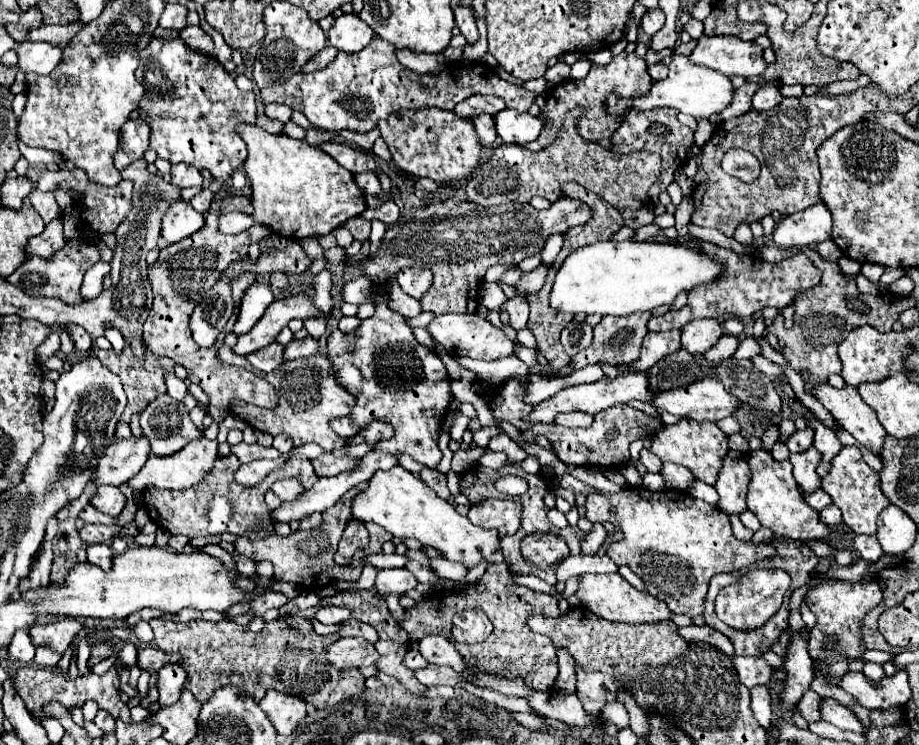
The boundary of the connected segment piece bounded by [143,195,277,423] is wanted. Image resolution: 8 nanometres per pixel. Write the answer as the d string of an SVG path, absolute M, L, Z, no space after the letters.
M243 195L227 197L223 201L213 201L209 211L205 211L205 225L195 235L161 249L159 259L149 267L149 279L153 287L153 307L143 325L143 339L151 353L171 357L175 363L183 365L189 373L189 381L199 385L205 395L211 399L209 415L215 423L221 423L231 413L231 401L241 399L245 403L257 405L257 407L277 407L277 395L275 389L259 375L239 369L239 367L219 367L217 363L217 349L223 345L223 337L219 337L211 347L199 347L189 329L189 317L195 309L195 303L215 285L219 275L235 261L243 261L247 257L247 249L251 243L259 243L261 239L269 237L271 231L263 225L253 225L249 231L239 235L223 235L217 229L217 217L229 207L241 213L251 213L251 199Z

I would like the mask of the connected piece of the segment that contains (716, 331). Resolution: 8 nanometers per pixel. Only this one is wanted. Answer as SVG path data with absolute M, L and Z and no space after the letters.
M695 319L683 327L681 345L689 353L705 353L711 345L715 345L723 337L721 323L715 319Z

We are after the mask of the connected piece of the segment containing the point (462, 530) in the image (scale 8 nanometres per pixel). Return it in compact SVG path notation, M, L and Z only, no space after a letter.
M399 465L389 471L377 471L371 477L367 489L361 491L353 501L353 517L381 525L397 539L417 539L425 547L441 551L445 559L463 563L467 569L479 565L481 561L506 563L497 531L475 527L467 517L459 515L449 501L437 497L437 493L431 491L417 475L405 471Z

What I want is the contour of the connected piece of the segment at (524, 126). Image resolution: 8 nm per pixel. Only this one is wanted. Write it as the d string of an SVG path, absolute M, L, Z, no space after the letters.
M505 109L495 115L495 131L503 139L503 143L525 145L539 137L543 123L531 113L517 113Z

